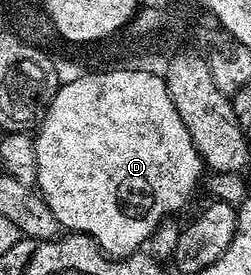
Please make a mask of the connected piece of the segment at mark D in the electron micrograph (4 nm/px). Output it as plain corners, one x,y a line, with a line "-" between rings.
140,66
131,73
112,73
109,76
93,74
69,84
60,84
35,129
33,144
36,159
35,187
44,197
46,206
54,210
54,218
58,218
61,229
69,233
81,232
84,236
88,236
109,258
123,258
141,251
147,245
150,234
154,234
154,230
161,222
169,219
173,214
180,214
176,212
182,211
191,202
192,195
195,194
196,187
201,187
202,177
206,172
206,165
190,138
190,130
186,130
182,118
178,118
178,110
174,110
174,102
170,98
163,75
155,76
152,72
144,72
144,68

